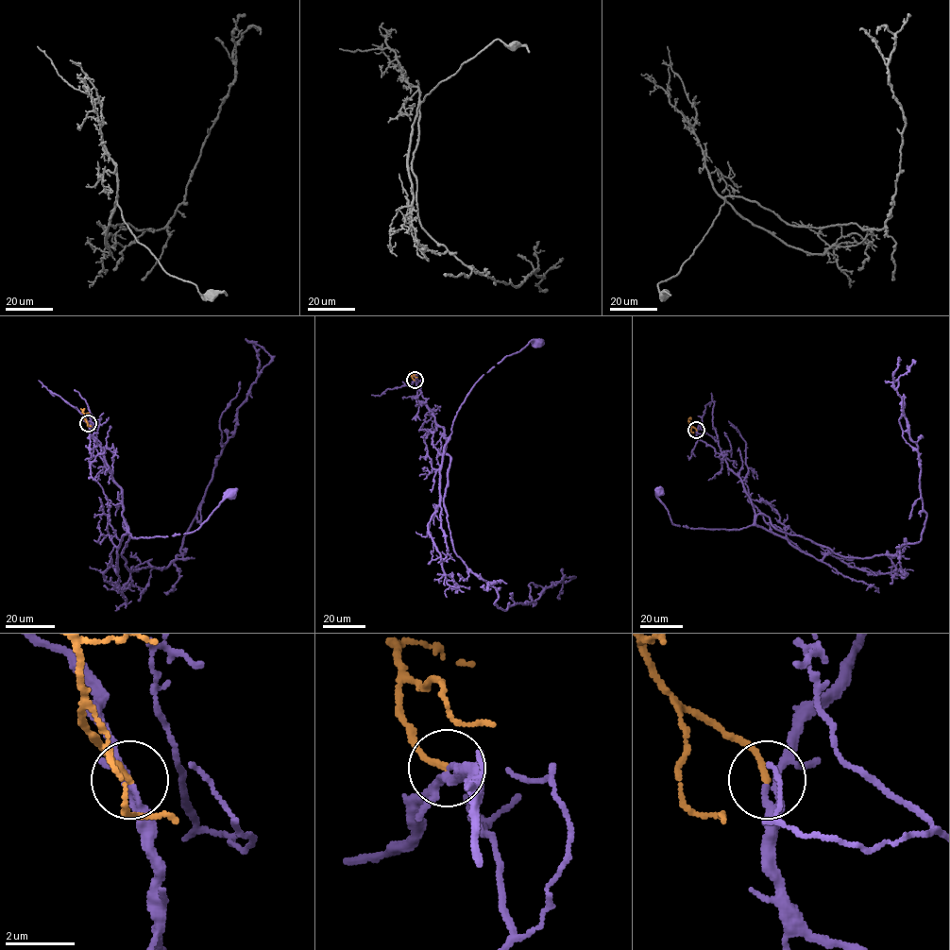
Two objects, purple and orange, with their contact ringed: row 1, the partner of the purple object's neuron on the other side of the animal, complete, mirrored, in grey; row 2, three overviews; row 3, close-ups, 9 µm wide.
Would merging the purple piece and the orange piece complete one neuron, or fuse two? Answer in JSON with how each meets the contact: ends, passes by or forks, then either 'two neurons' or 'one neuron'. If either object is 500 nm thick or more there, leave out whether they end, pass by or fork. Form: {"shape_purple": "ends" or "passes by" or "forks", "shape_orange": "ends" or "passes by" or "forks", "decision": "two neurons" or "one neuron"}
{"shape_purple": "passes by", "shape_orange": "ends", "decision": "one neuron"}

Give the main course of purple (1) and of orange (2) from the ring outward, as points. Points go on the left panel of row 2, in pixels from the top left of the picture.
1: (88, 424), (90, 435), (101, 449), (111, 476), (121, 489), (126, 530), (132, 537), (191, 533), (230, 493)
2: (88, 423), (84, 419), (83, 409), (80, 408)

